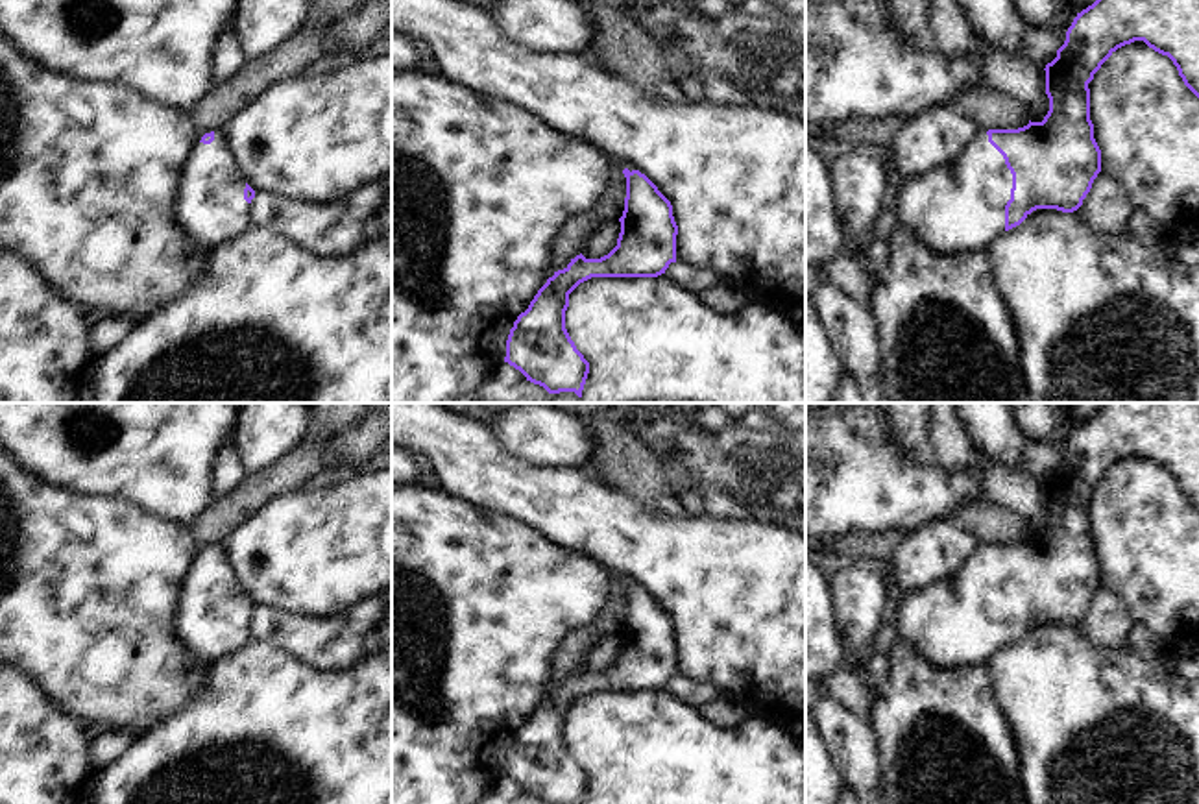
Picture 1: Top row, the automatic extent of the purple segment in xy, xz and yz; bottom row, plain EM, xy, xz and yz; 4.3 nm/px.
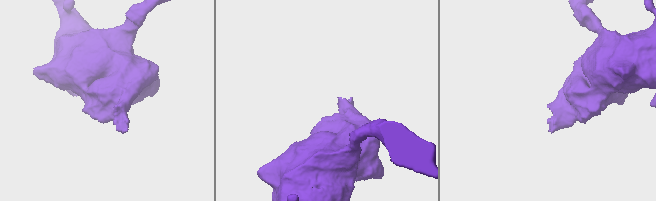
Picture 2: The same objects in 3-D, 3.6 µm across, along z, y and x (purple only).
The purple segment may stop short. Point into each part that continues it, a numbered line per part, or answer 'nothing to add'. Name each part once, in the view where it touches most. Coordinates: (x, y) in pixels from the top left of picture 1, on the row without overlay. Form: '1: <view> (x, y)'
1: yz (957, 623)

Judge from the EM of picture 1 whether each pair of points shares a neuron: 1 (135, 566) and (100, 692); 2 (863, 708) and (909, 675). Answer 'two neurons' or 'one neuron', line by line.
1: one neuron
2: two neurons

